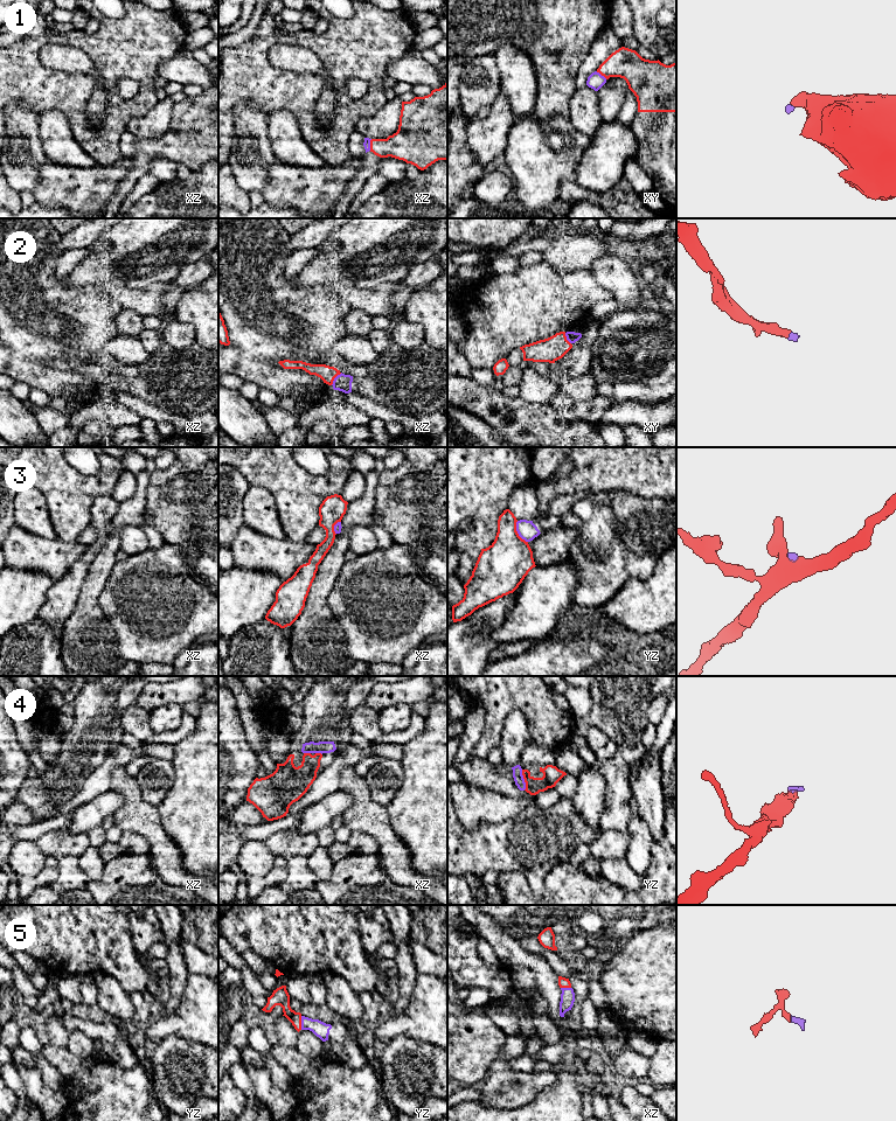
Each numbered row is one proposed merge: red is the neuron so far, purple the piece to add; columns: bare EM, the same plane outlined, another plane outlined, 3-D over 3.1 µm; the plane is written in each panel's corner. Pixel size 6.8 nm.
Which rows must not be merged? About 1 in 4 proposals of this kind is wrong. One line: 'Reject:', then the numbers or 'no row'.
Reject: 3

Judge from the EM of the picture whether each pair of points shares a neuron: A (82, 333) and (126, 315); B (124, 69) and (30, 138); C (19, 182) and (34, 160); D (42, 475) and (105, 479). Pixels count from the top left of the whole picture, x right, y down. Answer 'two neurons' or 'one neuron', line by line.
A: two neurons
B: two neurons
C: one neuron
D: one neuron

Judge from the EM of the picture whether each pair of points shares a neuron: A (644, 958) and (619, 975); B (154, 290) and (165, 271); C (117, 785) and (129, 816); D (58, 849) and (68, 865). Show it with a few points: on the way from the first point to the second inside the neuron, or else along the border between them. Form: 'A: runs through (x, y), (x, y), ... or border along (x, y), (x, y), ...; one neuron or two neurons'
A: runs through (638, 963), (625, 975); one neuron
B: border along (172, 280), (154, 282), (132, 287); two neurons
C: runs through (125, 793), (129, 796), (129, 808); one neuron
D: border along (77, 857), (64, 856), (58, 860); two neurons

